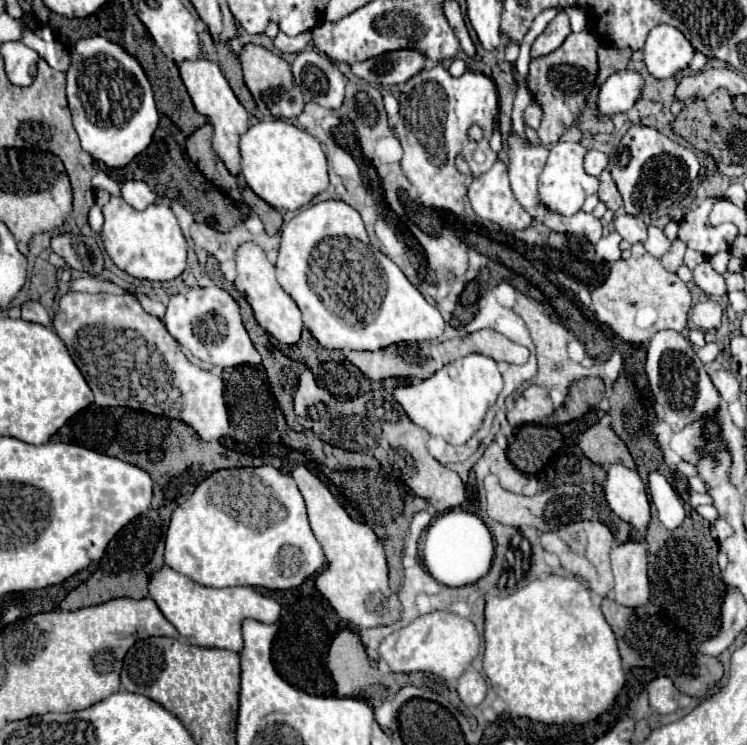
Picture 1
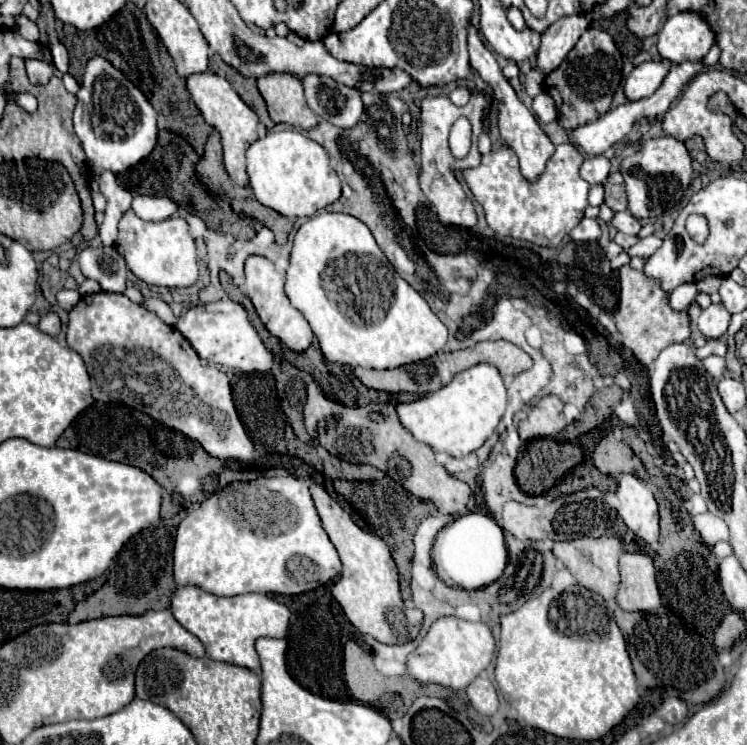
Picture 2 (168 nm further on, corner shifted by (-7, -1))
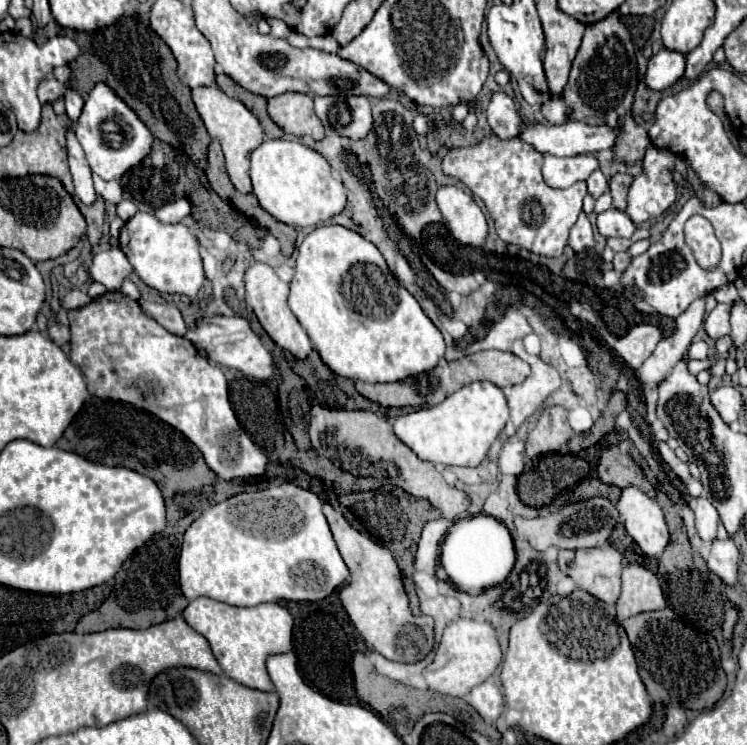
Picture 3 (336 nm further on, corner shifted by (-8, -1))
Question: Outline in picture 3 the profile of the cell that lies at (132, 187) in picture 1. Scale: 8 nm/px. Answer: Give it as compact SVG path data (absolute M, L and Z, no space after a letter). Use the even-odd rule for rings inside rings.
M176 199L168 205L162 205L154 211L154 217L160 223L180 223L186 215L190 215L190 203L188 199Z

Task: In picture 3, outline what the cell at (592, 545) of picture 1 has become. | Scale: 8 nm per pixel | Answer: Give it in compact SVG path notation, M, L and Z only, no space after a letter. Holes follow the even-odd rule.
M594 547L560 551L558 565L562 573L574 579L574 583L598 597L604 603L616 603L620 595L620 571L622 555L616 547Z

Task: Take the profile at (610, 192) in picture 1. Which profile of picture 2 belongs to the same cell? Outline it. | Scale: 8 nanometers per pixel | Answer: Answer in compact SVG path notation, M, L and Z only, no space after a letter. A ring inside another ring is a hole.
M611 173L607 177L607 181L603 183L605 187L605 203L617 213L617 211L625 211L627 209L627 195L625 195L625 183L623 183L623 175Z

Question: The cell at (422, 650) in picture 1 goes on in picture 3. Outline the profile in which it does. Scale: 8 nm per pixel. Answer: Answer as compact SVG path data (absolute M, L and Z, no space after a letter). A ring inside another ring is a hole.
M458 619L452 621L434 651L434 661L430 667L424 669L424 679L432 691L450 697L464 697L472 687L484 683L500 665L502 651L496 639L496 631L486 621L472 621L472 619Z

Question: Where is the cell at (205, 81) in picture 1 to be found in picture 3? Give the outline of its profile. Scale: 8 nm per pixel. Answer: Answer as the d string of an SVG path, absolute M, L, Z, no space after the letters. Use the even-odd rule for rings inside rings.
M218 85L192 89L192 99L194 99L194 105L196 105L210 137L218 139L222 145L230 181L234 183L234 187L238 191L252 193L252 183L250 183L250 175L248 175L248 167L250 167L248 159L250 159L250 153L264 141L264 131L262 131L258 119L252 115L252 111L242 101L228 97Z

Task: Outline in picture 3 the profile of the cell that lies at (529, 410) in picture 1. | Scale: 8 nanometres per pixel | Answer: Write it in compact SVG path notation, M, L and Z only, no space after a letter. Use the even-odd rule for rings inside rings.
M558 405L546 407L540 413L536 427L526 437L528 457L538 457L540 453L548 451L560 451L560 453L568 451L566 443L574 433L568 421L564 419L566 419L566 409Z

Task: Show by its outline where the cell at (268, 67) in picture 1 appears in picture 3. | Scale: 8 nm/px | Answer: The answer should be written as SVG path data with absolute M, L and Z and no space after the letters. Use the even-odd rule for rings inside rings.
M284 93L270 97L268 113L272 121L280 129L284 129L284 133L292 133L298 137L310 135L316 141L324 137L324 127L320 119L314 115L314 103L310 95Z

